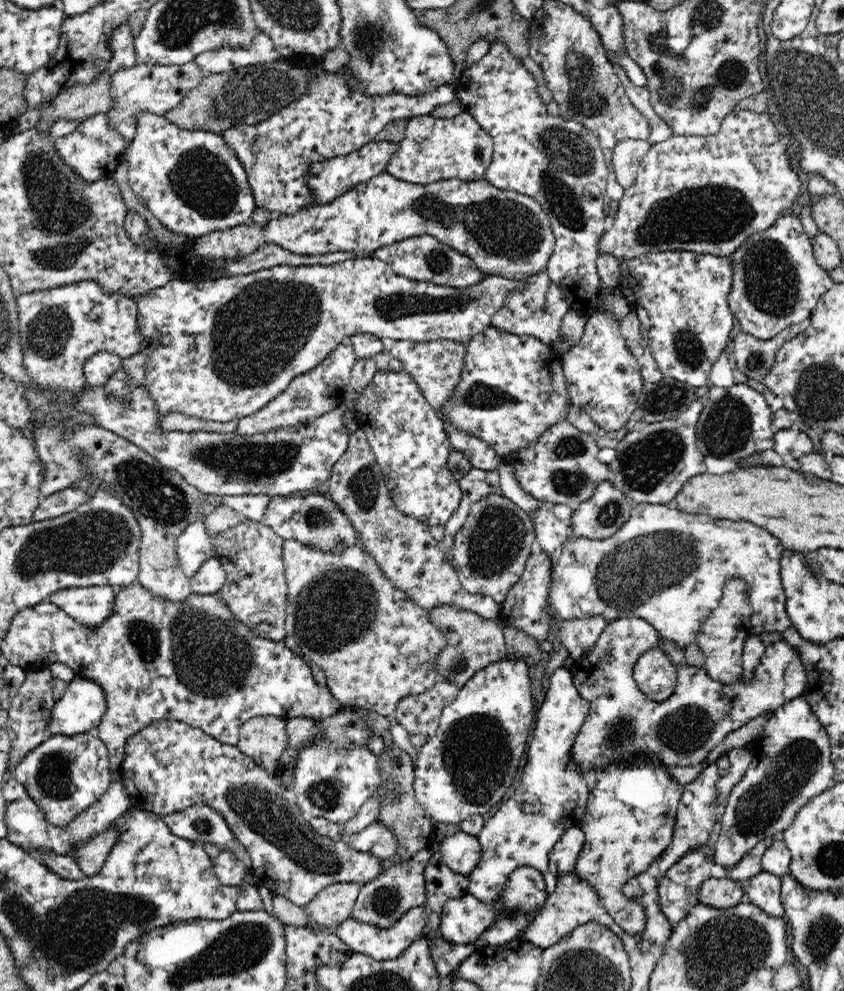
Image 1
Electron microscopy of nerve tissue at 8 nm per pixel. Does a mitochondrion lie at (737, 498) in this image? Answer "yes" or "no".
no

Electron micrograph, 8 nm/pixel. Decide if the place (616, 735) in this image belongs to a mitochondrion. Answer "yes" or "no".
yes

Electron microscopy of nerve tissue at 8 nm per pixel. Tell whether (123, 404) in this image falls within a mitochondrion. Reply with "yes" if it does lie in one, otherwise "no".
yes

